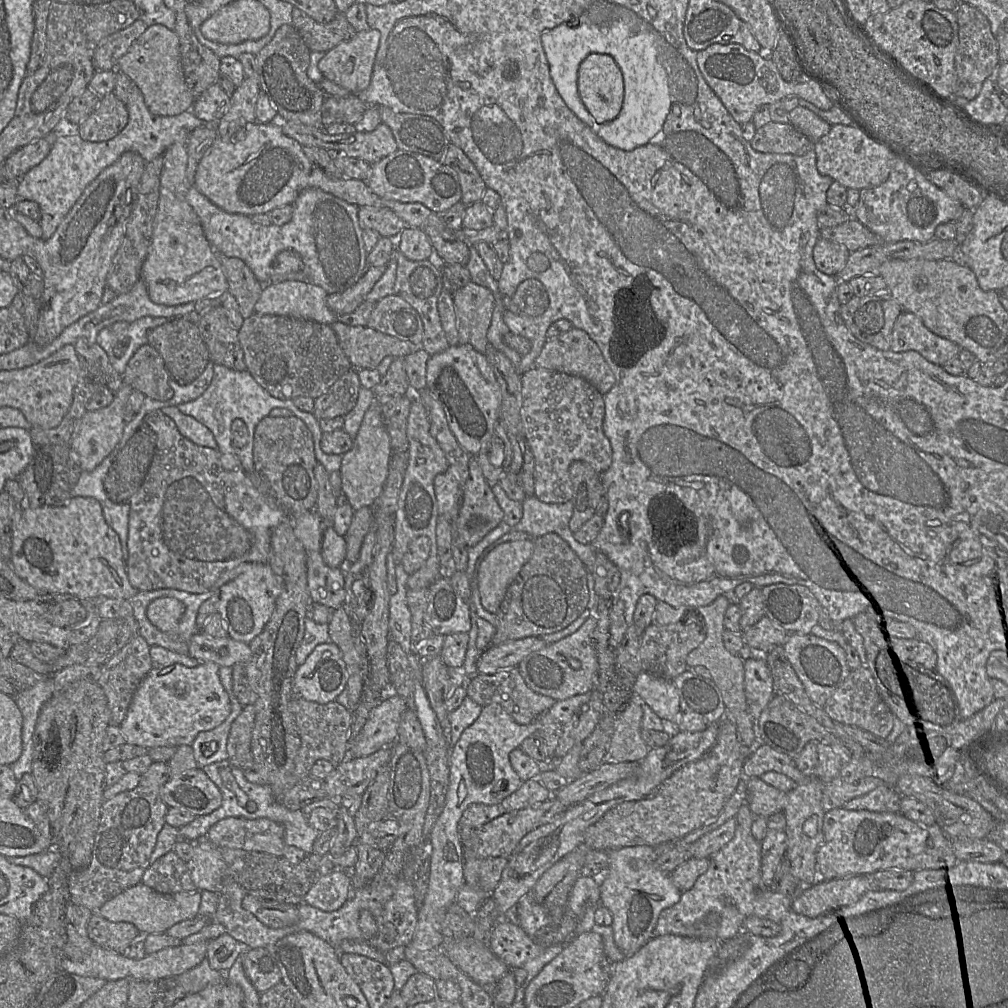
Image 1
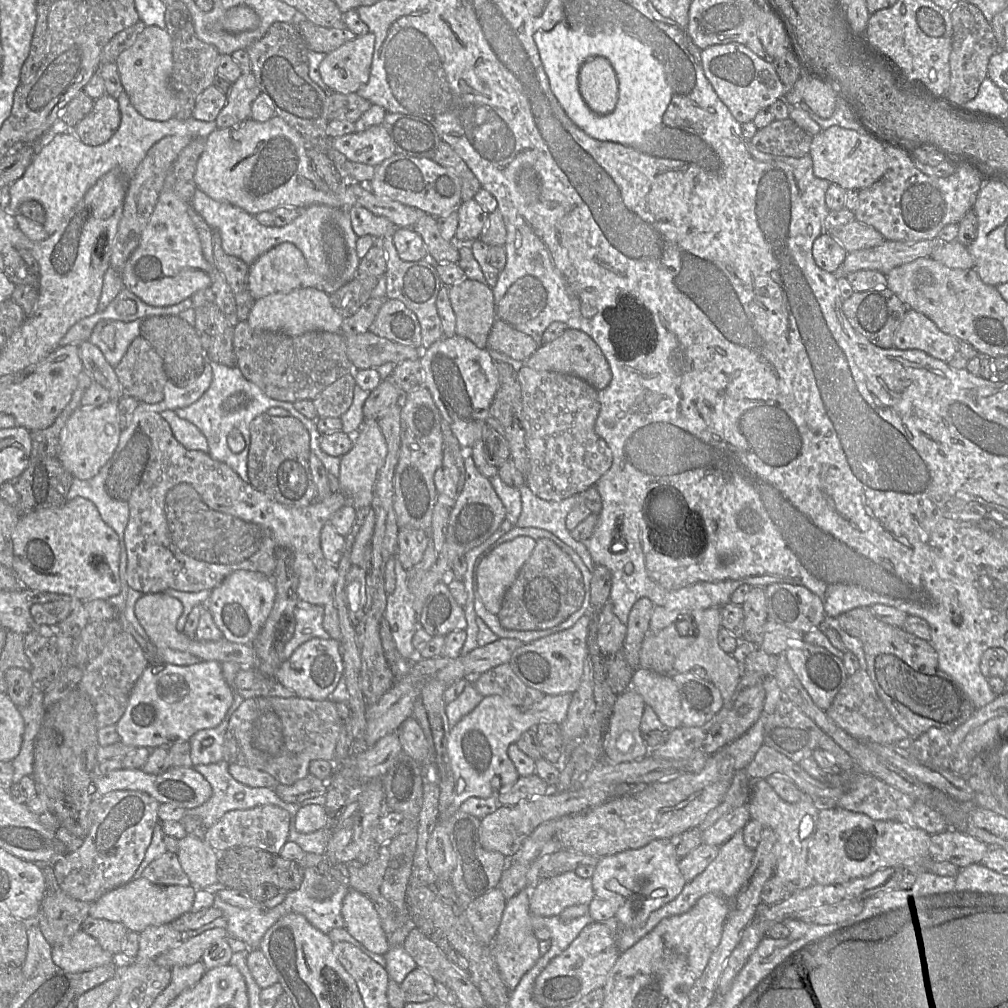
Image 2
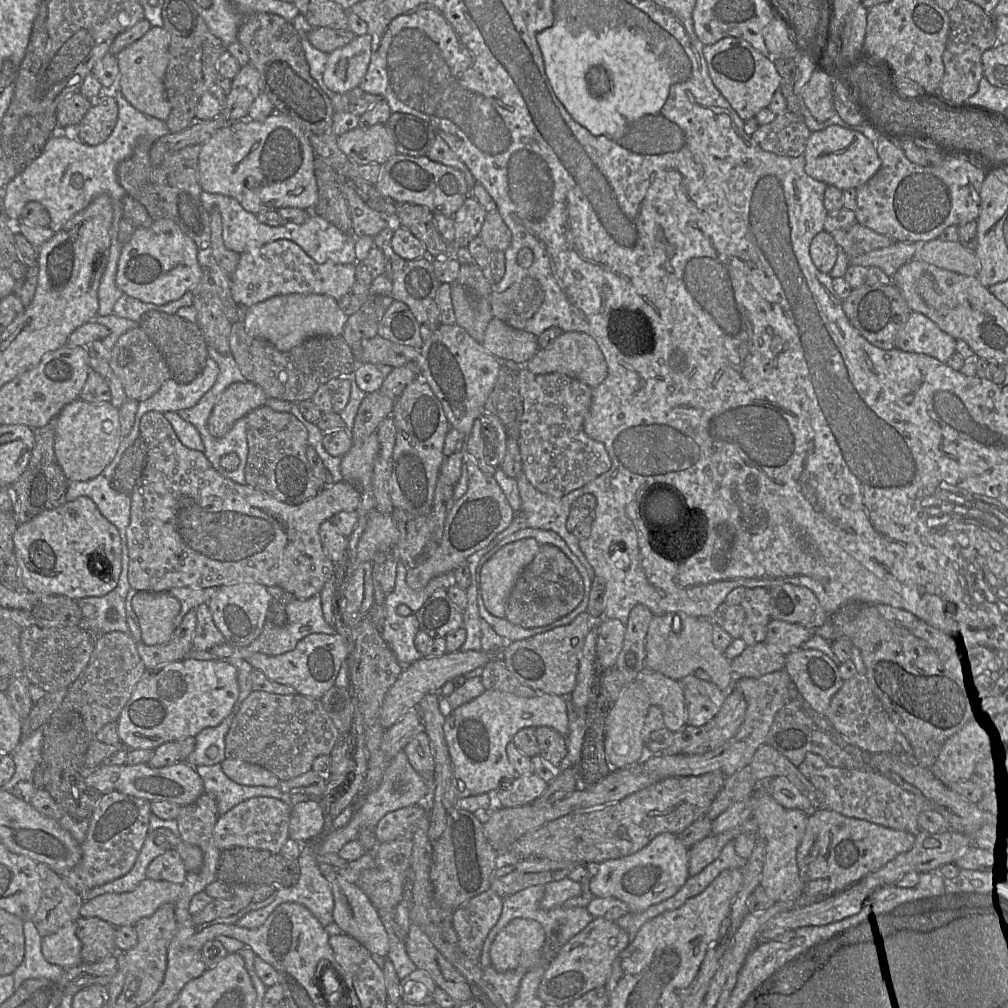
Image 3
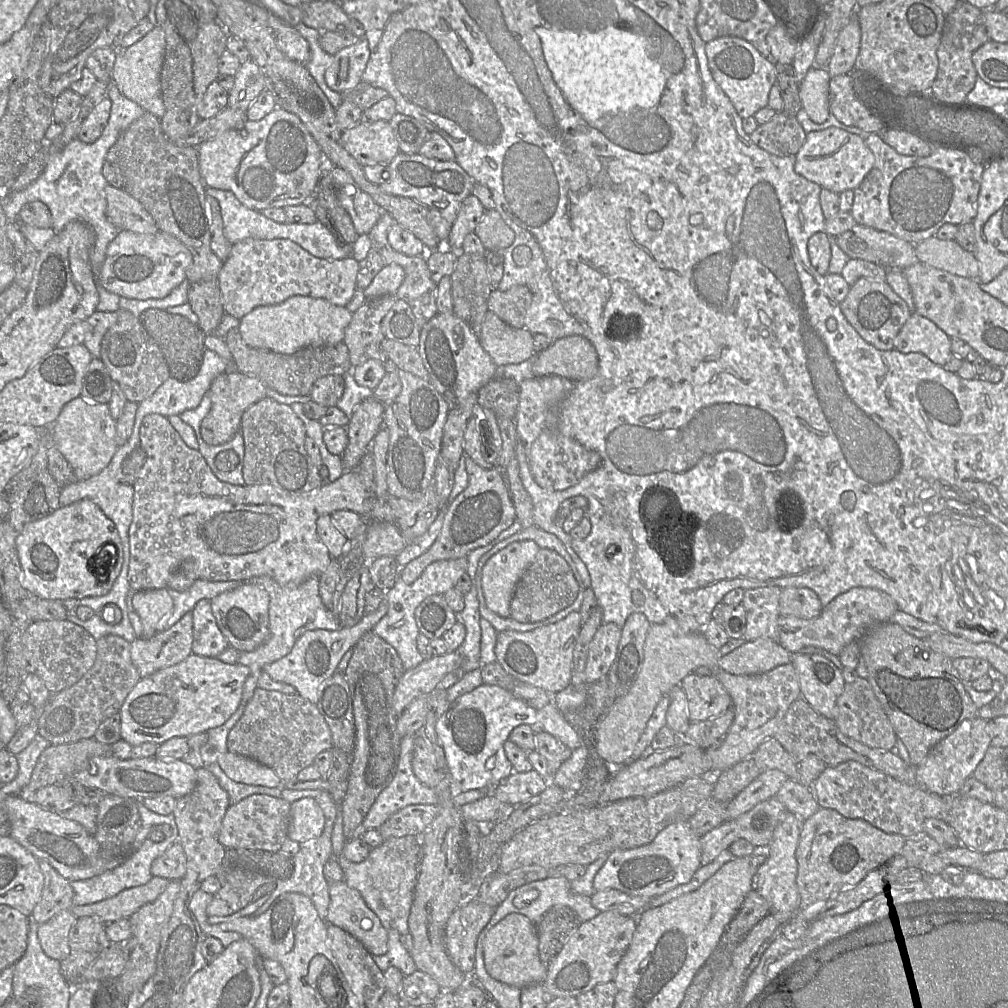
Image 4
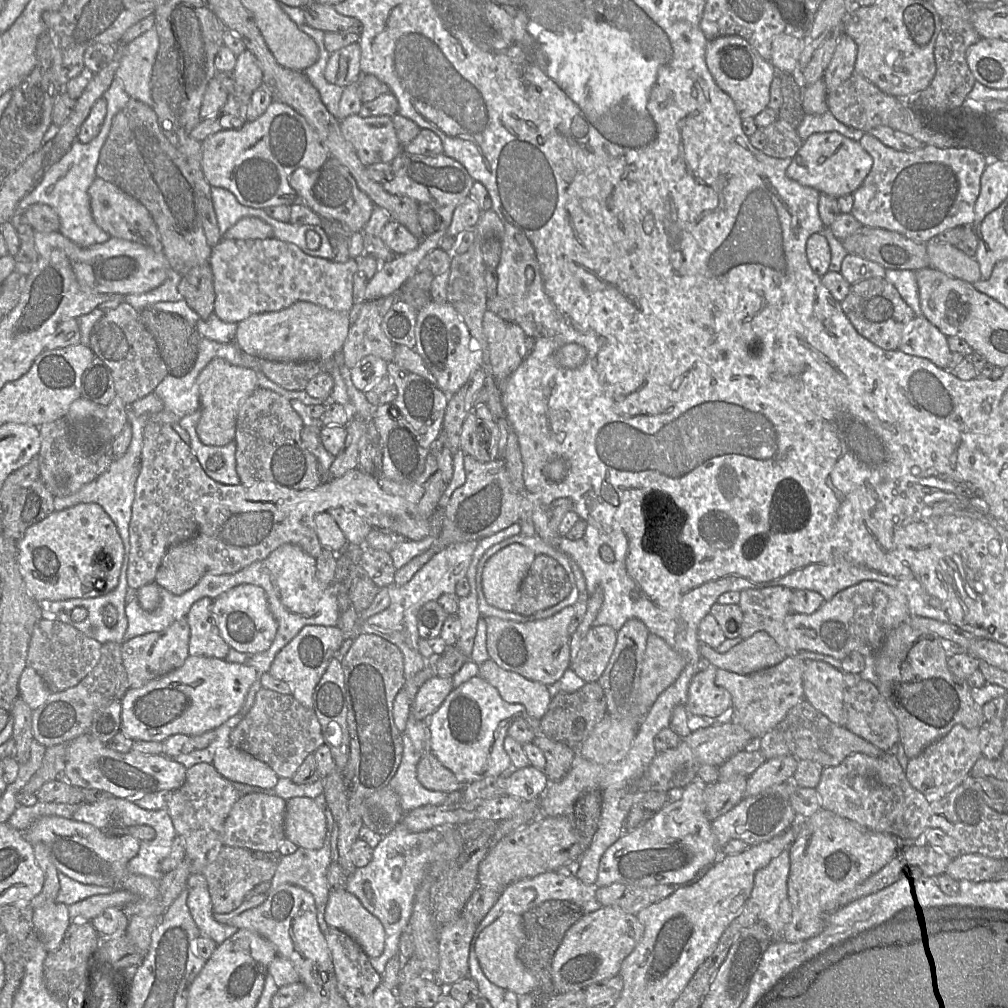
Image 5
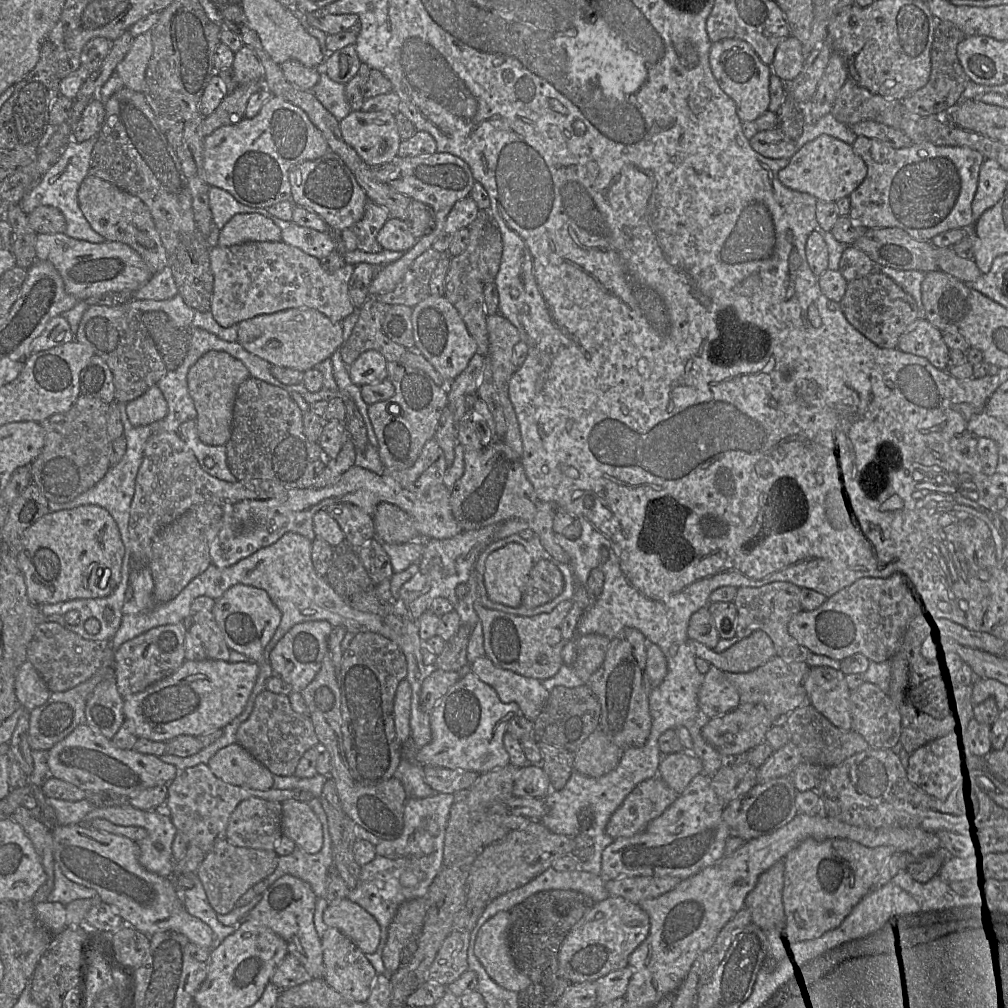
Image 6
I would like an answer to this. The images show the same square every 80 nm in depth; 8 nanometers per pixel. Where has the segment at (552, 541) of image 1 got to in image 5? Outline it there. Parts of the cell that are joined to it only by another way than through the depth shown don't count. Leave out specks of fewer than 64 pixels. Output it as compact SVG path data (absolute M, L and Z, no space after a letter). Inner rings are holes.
M537 555L517 592L514 612L531 616L564 600L572 590L565 569L550 556Z

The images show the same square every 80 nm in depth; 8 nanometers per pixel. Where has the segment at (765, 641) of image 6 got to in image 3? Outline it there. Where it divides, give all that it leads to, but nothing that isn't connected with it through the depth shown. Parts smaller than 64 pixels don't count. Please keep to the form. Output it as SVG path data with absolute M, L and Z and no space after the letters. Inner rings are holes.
M761 642L747 646L744 651L731 660L731 669L736 677L758 678L765 674L784 669L786 656L768 644Z

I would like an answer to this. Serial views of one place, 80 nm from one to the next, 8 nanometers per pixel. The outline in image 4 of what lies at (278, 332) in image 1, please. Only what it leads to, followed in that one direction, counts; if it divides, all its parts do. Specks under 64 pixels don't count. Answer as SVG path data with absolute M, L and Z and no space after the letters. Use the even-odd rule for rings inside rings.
M238 328L231 329L224 338L233 356L233 367L246 375L254 376L280 394L290 396L310 395L314 383L328 375L343 375L353 367L344 341L335 345L309 345L292 354L281 354L266 349L250 347L244 343Z

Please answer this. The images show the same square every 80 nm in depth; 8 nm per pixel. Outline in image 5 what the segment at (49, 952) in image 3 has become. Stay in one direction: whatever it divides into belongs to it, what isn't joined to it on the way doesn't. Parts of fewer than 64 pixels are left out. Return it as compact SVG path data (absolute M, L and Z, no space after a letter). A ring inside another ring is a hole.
M55 902L34 909L32 926L47 952L53 952L60 947L71 921L68 906Z

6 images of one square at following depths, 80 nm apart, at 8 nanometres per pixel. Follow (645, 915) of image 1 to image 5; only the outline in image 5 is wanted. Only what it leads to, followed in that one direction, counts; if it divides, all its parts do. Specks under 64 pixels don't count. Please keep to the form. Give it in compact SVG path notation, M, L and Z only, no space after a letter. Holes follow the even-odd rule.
M696 779L642 825L626 831L603 854L596 885L622 883L628 886L650 887L660 884L686 883L706 870L720 857L711 821L705 815L705 784Z

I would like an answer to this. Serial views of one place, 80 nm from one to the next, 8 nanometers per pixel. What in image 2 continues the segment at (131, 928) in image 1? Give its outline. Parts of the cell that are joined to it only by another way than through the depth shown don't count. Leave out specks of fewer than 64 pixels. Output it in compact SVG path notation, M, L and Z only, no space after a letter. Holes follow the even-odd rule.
M88 916L81 930L95 938L100 946L112 955L121 953L122 941L129 931L123 924Z

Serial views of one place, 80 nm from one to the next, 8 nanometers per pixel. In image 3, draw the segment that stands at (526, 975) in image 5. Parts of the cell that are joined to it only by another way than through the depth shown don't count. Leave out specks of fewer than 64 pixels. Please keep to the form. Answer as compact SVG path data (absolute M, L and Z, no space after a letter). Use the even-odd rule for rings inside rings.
M515 918L495 937L490 960L498 972L516 968L530 970L547 964L542 954L546 935L540 923L532 919Z

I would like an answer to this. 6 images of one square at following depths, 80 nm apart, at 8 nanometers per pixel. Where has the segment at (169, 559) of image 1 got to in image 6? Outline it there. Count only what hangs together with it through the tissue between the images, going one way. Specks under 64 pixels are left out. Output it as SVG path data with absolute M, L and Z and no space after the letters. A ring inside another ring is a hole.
M160 433L147 441L136 479L129 522L131 571L149 567L152 544L159 532L193 506L213 504L222 508L222 526L210 546L210 557L212 565L225 568L274 544L289 532L300 534L312 542L316 538L313 517L329 505L350 503L373 516L377 505L382 502L405 511L414 521L421 539L448 539L462 532L450 506L450 489L443 483L424 492L411 492L390 477L355 465L334 484L322 489L286 488L268 480L232 483L205 472L177 433Z

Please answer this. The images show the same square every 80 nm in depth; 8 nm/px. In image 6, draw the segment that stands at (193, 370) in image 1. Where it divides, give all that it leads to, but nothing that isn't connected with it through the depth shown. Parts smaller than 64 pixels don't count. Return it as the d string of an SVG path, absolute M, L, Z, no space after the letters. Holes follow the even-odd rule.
M161 311L142 313L142 321L167 370L176 370L188 352L190 330L177 328L168 315Z

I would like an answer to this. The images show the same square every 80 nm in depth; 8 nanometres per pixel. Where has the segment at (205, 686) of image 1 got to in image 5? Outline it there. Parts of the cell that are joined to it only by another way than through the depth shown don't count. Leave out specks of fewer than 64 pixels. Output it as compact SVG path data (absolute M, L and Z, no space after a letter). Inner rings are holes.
M188 656L179 668L142 687L127 690L121 700L120 731L133 741L163 742L175 734L194 737L215 730L240 711L255 680L256 670L252 666Z

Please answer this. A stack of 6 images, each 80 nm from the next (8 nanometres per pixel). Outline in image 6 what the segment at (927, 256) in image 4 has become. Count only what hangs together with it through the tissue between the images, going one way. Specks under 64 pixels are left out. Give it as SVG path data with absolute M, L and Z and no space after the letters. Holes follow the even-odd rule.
M952 247L936 248L936 261L938 270L964 283L975 281L982 275L973 259L958 256Z

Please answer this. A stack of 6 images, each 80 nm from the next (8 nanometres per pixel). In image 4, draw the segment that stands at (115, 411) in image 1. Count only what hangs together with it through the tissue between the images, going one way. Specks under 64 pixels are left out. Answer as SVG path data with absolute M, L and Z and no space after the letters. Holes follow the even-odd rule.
M79 396L63 407L52 425L53 444L69 463L78 481L84 481L99 474L110 463L119 448L116 443L116 426L117 421L111 416L108 404L92 403Z

